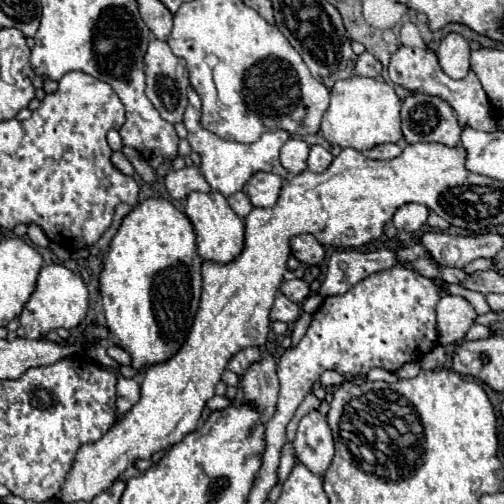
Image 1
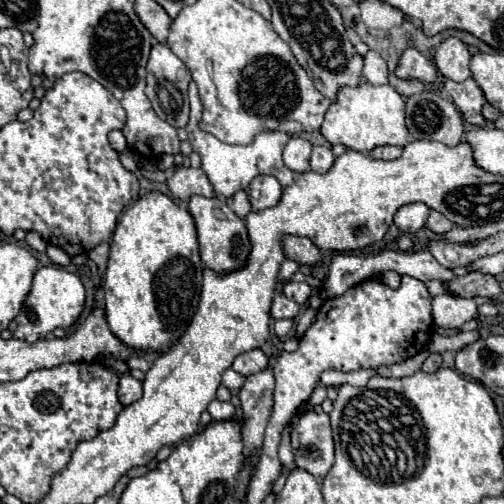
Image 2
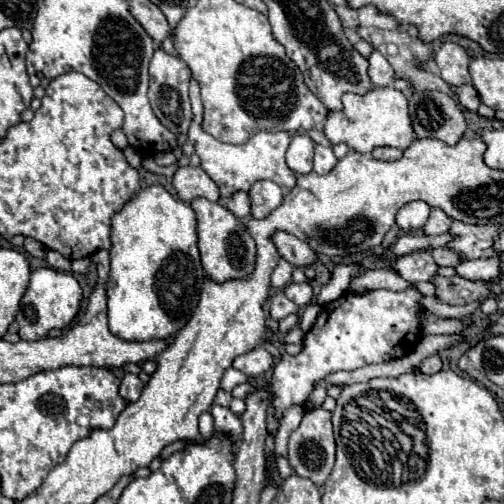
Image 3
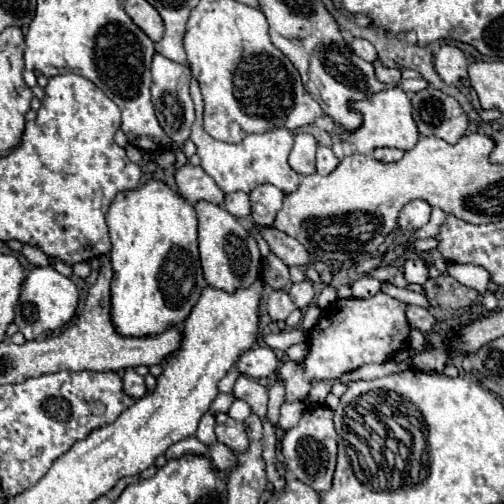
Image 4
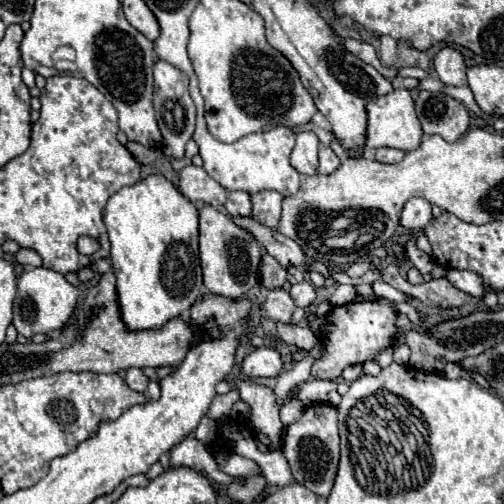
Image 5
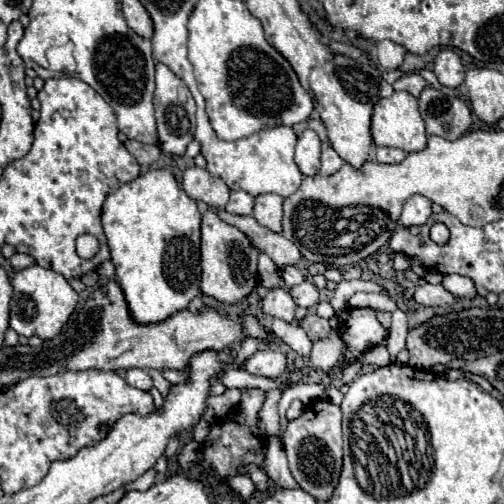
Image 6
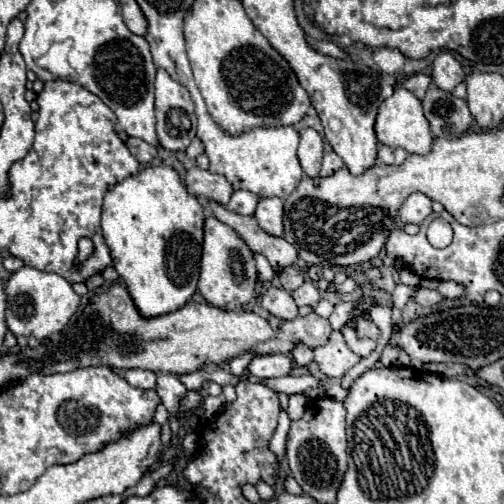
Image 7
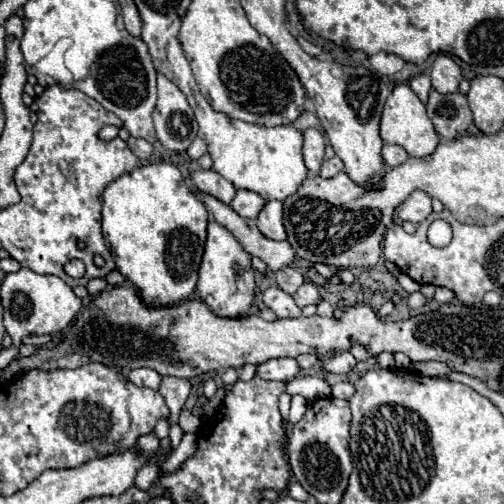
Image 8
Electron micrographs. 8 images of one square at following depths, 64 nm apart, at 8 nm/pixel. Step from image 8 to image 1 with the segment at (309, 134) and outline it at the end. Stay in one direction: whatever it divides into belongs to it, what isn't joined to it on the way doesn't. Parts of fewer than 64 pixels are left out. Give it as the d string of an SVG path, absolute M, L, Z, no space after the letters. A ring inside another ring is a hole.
M290 138L282 150L280 150L280 160L282 166L290 172L290 174L300 174L308 168L308 144L300 138Z

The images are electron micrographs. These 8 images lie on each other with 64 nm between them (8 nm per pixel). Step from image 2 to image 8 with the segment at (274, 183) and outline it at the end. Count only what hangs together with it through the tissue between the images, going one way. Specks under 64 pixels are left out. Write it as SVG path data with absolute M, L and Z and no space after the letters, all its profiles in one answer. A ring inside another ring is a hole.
M266 202L266 206L258 214L258 228L270 240L286 240L286 230L282 224L282 202Z

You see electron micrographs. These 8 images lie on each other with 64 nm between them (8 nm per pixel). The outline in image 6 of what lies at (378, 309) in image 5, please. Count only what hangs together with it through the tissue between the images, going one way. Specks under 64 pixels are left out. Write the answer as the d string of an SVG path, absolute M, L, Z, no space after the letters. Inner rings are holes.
M370 308L346 310L342 314L342 340L346 344L346 358L358 358L366 346L380 344L386 336L386 330L376 320L376 312Z

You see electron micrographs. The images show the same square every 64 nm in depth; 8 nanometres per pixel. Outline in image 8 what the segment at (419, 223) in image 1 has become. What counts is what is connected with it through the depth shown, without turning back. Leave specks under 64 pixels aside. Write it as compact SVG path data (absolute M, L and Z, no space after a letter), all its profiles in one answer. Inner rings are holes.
M414 190L400 206L398 206L398 216L400 220L410 220L414 224L426 220L426 216L432 212L432 198L422 192Z

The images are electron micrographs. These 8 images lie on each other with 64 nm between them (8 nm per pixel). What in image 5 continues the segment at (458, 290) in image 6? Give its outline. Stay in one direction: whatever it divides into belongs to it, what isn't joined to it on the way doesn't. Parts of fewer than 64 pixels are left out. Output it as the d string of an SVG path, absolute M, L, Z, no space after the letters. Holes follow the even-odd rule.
M448 270L446 272L446 280L456 286L458 290L474 296L474 298L482 298L484 296L484 286L478 274L474 272L466 272L466 270Z

